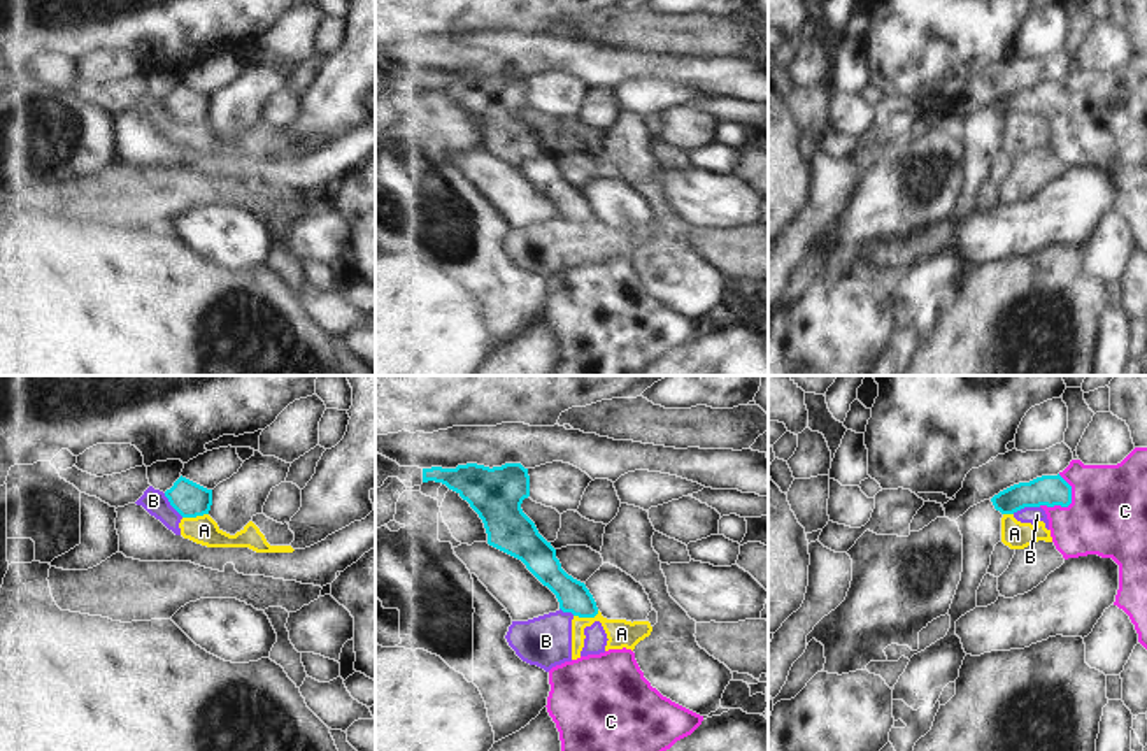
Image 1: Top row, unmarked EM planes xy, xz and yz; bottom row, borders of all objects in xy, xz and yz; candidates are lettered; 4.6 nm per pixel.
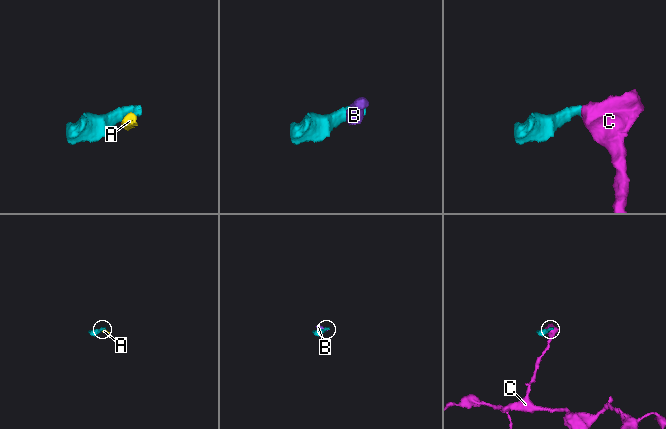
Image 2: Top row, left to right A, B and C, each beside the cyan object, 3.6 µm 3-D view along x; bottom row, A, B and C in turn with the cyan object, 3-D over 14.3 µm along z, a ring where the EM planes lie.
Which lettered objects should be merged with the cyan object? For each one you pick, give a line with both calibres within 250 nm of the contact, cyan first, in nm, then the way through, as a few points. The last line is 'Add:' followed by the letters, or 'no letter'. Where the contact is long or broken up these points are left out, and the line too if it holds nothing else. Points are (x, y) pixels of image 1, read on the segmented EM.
C: Thickness 140 nm (cyan) against 360 nm. Path across: yz (1049, 490), (1061, 506), (1086, 506), (1107, 516)
Add: C

